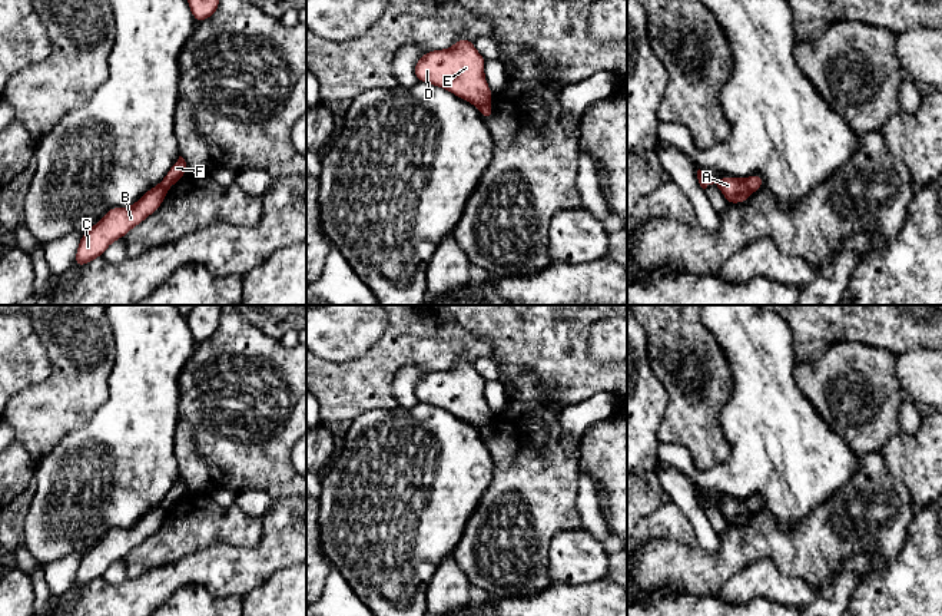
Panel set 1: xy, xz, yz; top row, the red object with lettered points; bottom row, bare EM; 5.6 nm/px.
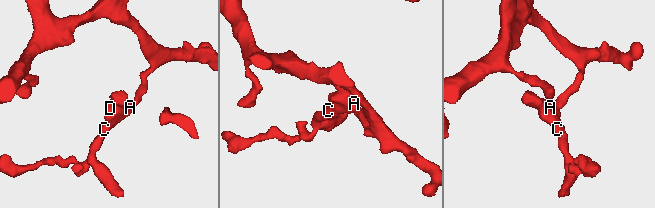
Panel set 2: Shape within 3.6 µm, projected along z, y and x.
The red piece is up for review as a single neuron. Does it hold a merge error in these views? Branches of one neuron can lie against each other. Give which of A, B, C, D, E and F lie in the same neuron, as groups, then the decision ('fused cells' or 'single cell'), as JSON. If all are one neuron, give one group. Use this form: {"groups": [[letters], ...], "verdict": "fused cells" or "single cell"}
{"groups": [["A", "B", "C", "D", "E"], ["F"]], "verdict": "fused cells"}

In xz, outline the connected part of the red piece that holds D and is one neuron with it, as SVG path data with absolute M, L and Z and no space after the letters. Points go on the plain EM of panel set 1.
M461 358L451 370L427 372L415 385L419 403L444 408L477 428L487 425L492 414L484 397L485 380L474 364Z

